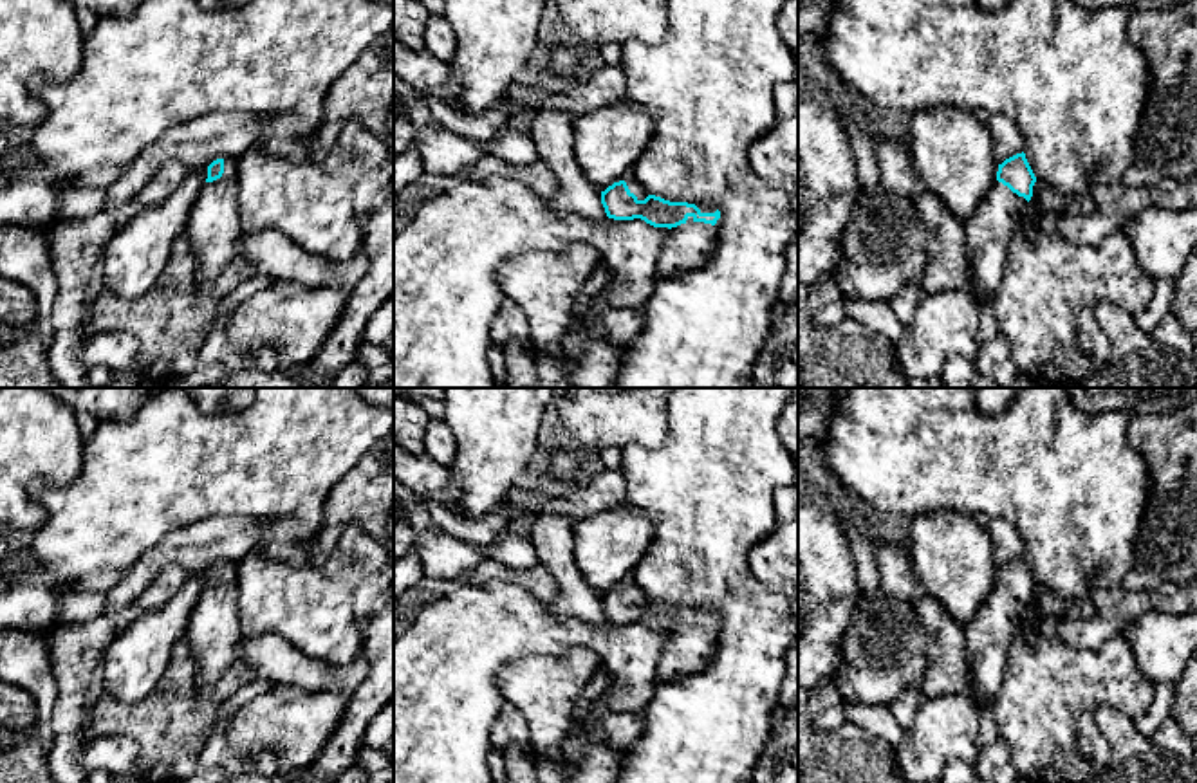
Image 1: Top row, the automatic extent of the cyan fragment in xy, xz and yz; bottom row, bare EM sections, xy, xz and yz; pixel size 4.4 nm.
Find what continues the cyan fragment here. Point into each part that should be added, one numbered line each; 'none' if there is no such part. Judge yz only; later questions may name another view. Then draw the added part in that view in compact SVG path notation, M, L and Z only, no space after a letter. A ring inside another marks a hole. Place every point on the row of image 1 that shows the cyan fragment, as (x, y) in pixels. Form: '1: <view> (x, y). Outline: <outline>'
1: yz (990, 230). Outline: M995 179L980 206L964 222L966 256L977 287L973 298L979 303L997 296L1006 272L1007 247L1025 204L1024 197Z

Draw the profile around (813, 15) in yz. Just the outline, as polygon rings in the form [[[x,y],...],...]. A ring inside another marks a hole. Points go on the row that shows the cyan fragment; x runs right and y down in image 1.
[[[798,0],[798,36],[814,34],[821,38],[830,23],[838,0]]]

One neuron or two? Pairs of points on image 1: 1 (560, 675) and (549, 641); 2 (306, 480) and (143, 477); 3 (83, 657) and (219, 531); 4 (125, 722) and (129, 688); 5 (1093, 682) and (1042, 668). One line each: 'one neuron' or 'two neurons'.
1: two neurons
2: one neuron
3: one neuron
4: two neurons
5: one neuron

